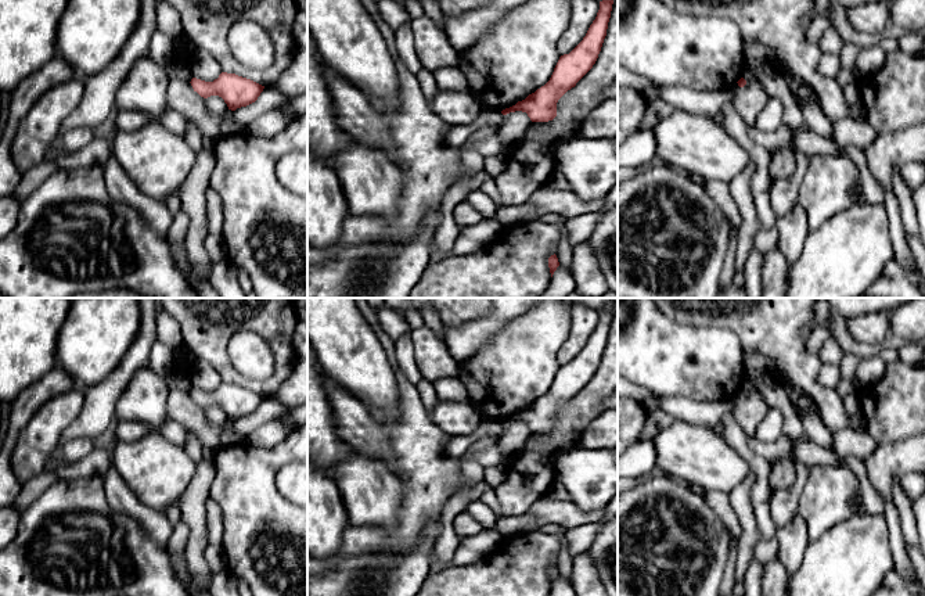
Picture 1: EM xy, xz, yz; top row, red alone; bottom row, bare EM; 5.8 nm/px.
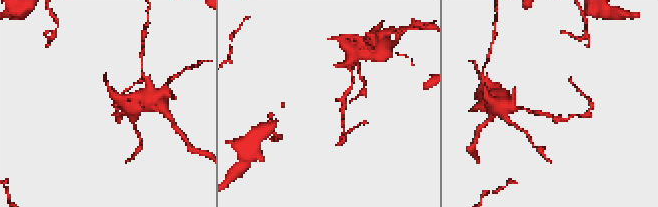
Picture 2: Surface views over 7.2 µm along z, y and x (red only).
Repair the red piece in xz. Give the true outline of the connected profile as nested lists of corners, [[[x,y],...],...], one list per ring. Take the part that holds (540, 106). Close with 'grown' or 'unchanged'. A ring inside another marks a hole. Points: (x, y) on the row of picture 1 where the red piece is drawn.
[[[602,0],[600,1],[600,10],[597,12],[595,19],[590,25],[583,40],[569,53],[559,57],[554,72],[550,80],[537,89],[535,93],[529,94],[525,100],[518,101],[515,105],[505,108],[501,111],[503,115],[510,112],[522,111],[526,112],[532,122],[548,122],[557,116],[557,103],[558,100],[593,68],[595,64],[598,54],[601,51],[604,39],[607,36],[608,22],[611,18],[613,0]]]; unchanged

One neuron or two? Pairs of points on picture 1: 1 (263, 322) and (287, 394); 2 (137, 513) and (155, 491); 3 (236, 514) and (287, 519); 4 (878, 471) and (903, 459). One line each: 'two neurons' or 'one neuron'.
1: two neurons
2: two neurons
3: one neuron
4: one neuron

